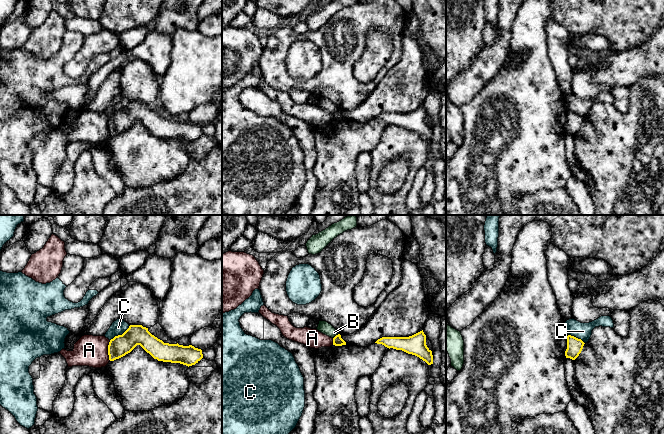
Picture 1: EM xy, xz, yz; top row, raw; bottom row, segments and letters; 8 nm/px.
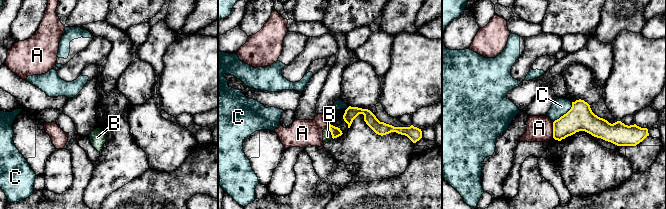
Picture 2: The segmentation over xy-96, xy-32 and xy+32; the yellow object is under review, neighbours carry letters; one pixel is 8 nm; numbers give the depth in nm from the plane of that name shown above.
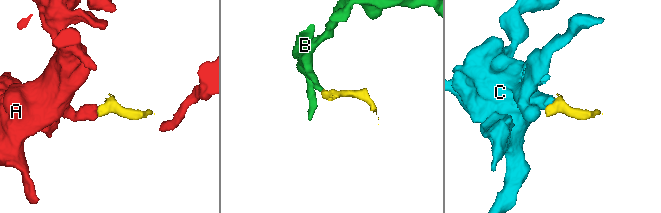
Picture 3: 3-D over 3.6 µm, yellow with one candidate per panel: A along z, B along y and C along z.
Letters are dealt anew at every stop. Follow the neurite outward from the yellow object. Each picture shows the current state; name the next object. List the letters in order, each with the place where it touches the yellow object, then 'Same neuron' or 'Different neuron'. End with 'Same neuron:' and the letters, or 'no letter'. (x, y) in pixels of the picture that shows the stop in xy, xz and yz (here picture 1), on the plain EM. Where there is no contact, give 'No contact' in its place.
A: Touches yellow at xy (108, 126). Different neuron
B: Touches yellow at xz (335, 112). Different neuron
C: Touches yellow at xy (120, 111). Different neuron
Same neuron: no letter

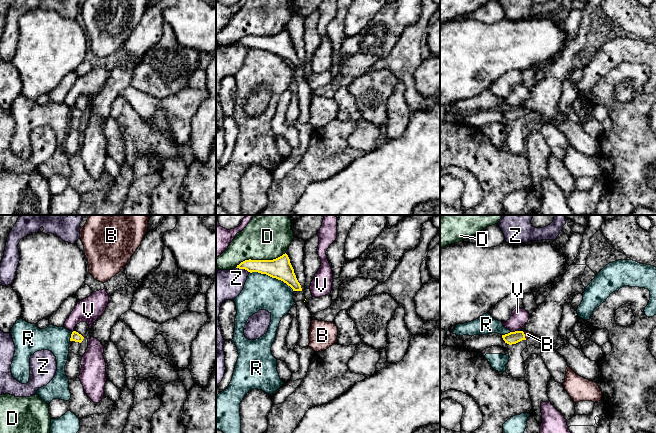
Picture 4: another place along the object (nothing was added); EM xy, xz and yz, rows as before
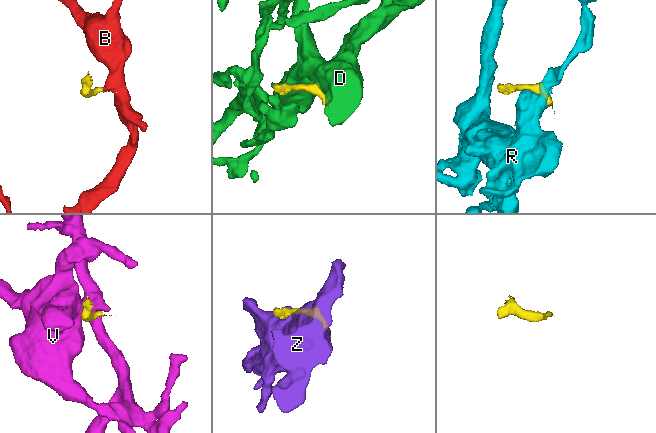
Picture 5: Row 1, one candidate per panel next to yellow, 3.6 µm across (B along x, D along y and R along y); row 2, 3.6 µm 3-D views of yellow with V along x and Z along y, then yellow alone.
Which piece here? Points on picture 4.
B: Touches yellow at yz (524, 112). Same neuron
D: Touches yellow at xz (260, 36). Different neuron
R: Touches yellow at xz (272, 53). Different neuron
V: Touches yellow at yz (515, 107). Different neuron
Z: Touches yellow at xz (243, 44). Different neuron
Same neuron: B

